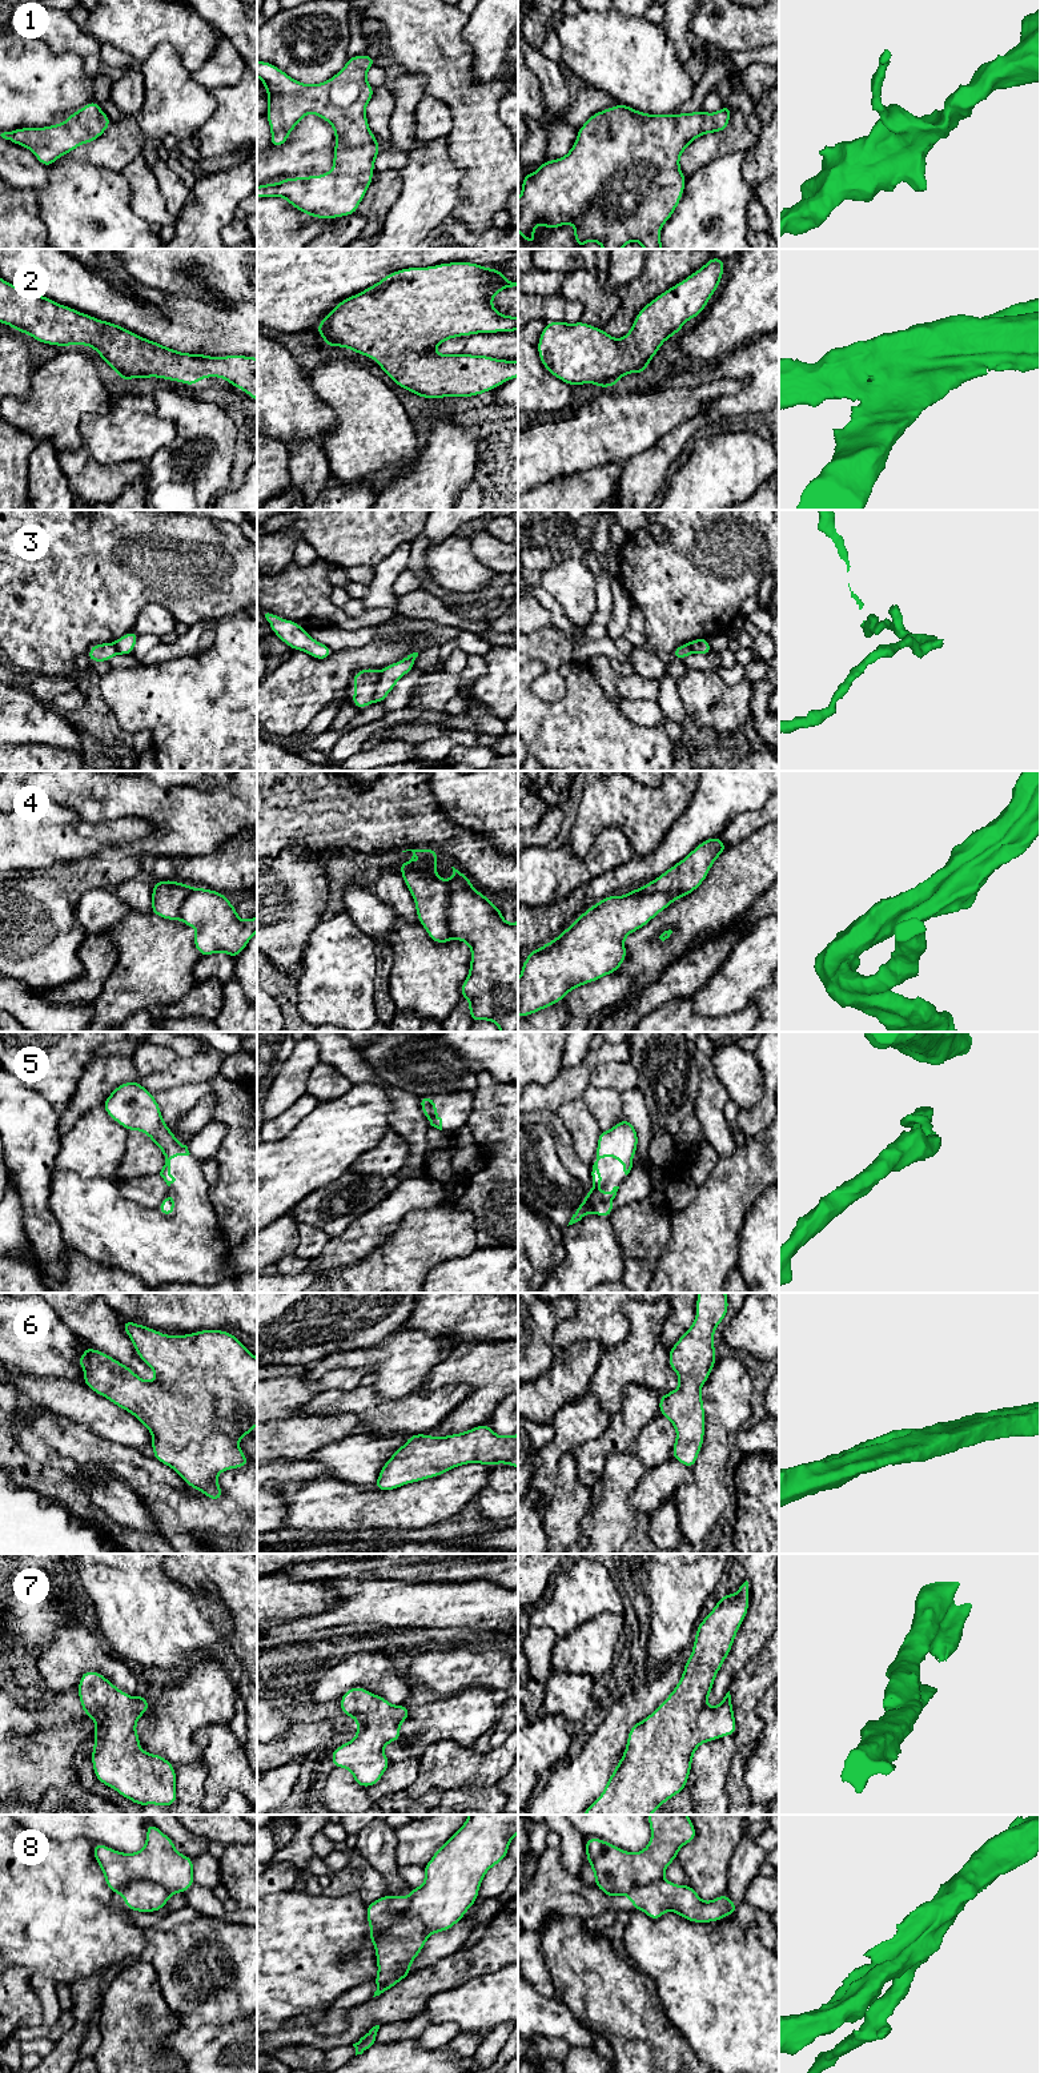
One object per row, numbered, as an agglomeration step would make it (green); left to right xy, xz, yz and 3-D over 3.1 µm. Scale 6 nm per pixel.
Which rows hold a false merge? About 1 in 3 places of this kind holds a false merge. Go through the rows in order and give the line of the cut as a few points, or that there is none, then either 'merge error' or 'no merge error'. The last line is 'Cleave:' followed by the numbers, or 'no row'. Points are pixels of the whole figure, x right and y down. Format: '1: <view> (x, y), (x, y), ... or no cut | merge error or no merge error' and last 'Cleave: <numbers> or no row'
1: no cut | no merge error
2: no cut | no merge error
3: xz (380, 673), (372, 700) | merge error
4: no cut | no merge error
5: yz (586, 1198), (591, 1202), (609, 1202) | merge error
6: no cut | no merge error
7: no cut | no merge error
8: xz (429, 1935), (418, 1919), (398, 1919), (381, 1931), (374, 1945) | merge error
Cleave: 3, 5, 8

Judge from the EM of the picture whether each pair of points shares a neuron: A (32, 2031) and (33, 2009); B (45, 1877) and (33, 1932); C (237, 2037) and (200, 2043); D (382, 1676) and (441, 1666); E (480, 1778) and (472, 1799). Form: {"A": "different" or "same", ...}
{"A": "different", "B": "same", "C": "same", "D": "different", "E": "different"}

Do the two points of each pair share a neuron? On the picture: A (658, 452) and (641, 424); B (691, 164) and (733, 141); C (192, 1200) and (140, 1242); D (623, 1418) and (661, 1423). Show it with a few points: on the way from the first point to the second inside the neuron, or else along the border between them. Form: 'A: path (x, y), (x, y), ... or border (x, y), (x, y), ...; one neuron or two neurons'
A: border (679, 426), (627, 461); two neurons
B: path (702, 153), (709, 147), (722, 143); one neuron
C: path (183, 1214), (155, 1242); one neuron
D: border (658, 1411), (637, 1435), (630, 1449); two neurons

